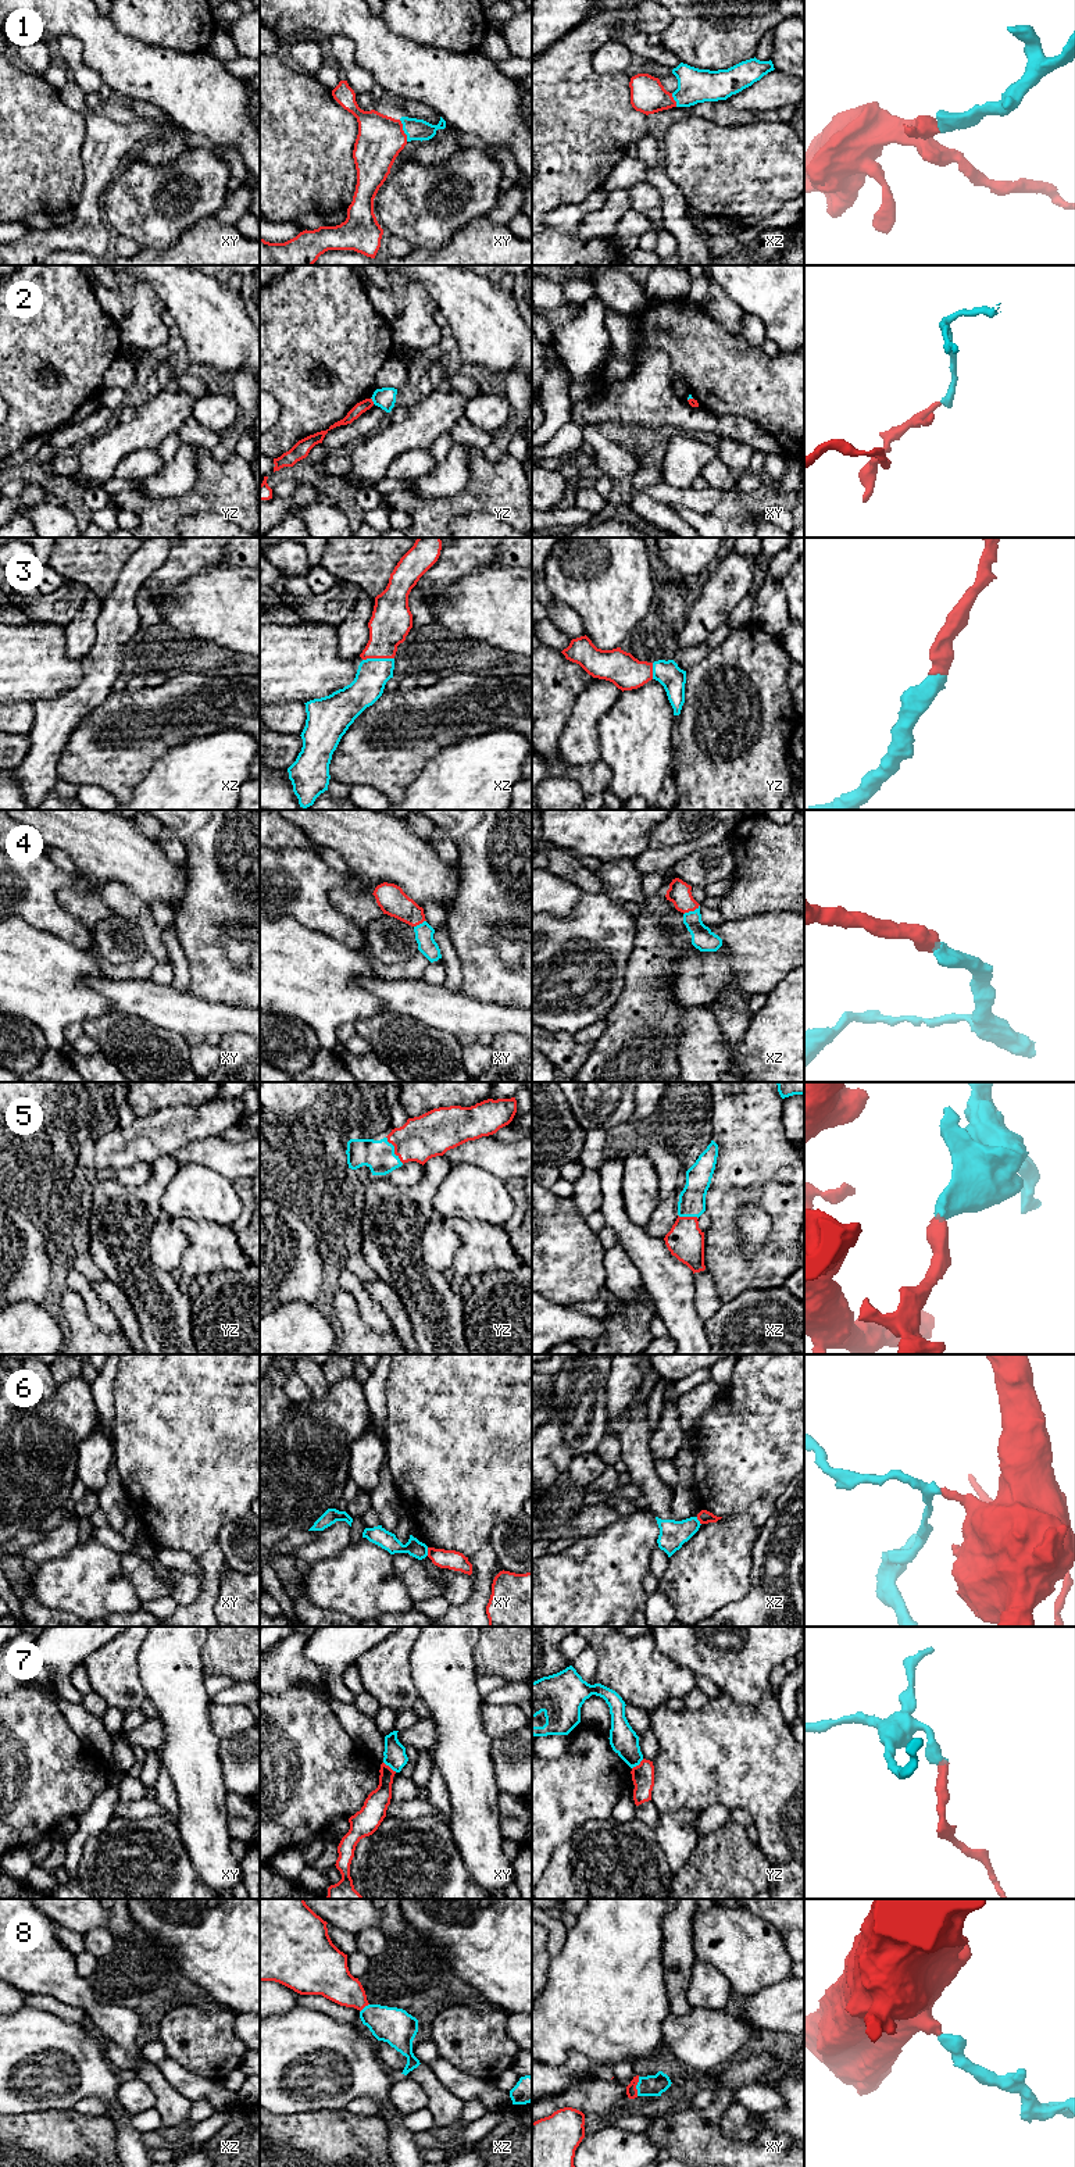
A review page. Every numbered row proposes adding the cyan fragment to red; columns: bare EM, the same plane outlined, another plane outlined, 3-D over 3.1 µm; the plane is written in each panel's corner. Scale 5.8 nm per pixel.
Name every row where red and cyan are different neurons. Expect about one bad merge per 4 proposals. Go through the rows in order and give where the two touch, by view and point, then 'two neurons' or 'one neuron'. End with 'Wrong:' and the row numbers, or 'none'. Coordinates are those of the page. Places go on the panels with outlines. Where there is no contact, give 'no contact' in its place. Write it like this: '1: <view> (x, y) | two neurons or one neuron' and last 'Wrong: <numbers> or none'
1: xy (403, 131) | one neuron
2: yz (371, 400) | two neurons
3: xz (378, 657) | one neuron
4: xz (690, 910) | one neuron
5: yz (395, 1150) | one neuron
6: xy (428, 1552) | two neurons
7: xy (389, 1767) | two neurons
8: xy (635, 2087) | one neuron
Wrong: 2, 6, 7

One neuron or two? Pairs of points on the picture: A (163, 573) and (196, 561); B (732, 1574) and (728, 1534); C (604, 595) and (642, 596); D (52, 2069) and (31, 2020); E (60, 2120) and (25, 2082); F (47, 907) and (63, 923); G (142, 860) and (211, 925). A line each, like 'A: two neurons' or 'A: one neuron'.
A: one neuron
B: one neuron
C: one neuron
D: one neuron
E: two neurons
F: one neuron
G: two neurons

